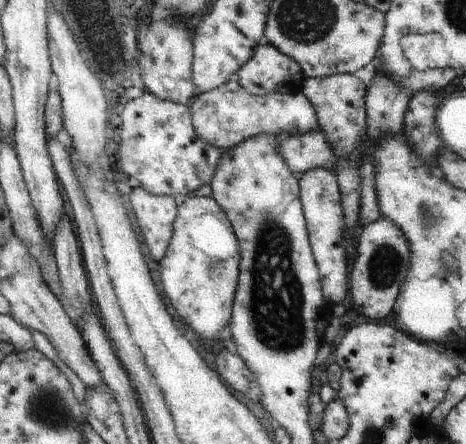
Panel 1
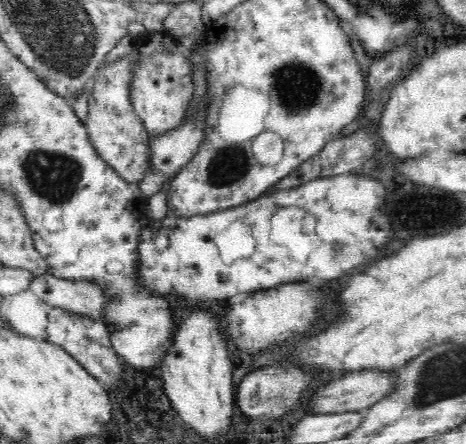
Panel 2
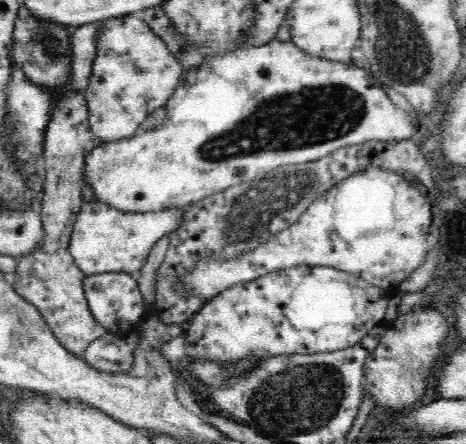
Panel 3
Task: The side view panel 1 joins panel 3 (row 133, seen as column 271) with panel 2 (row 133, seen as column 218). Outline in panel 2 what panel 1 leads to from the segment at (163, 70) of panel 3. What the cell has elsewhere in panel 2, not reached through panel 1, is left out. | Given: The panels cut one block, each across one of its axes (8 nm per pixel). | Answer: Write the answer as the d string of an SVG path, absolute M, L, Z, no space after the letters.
M148 32L140 38L136 38L136 44L132 52L116 62L102 64L102 68L94 74L90 80L90 108L88 108L88 118L86 118L86 130L90 136L90 144L94 146L96 154L106 160L106 164L126 182L136 182L140 184L144 180L144 172L148 170L148 160L150 160L150 134L146 132L140 116L136 114L132 102L130 102L130 82L134 78L134 70L140 66L140 60L150 58L152 54L160 50L172 50L180 48L178 38L174 38L170 32Z

